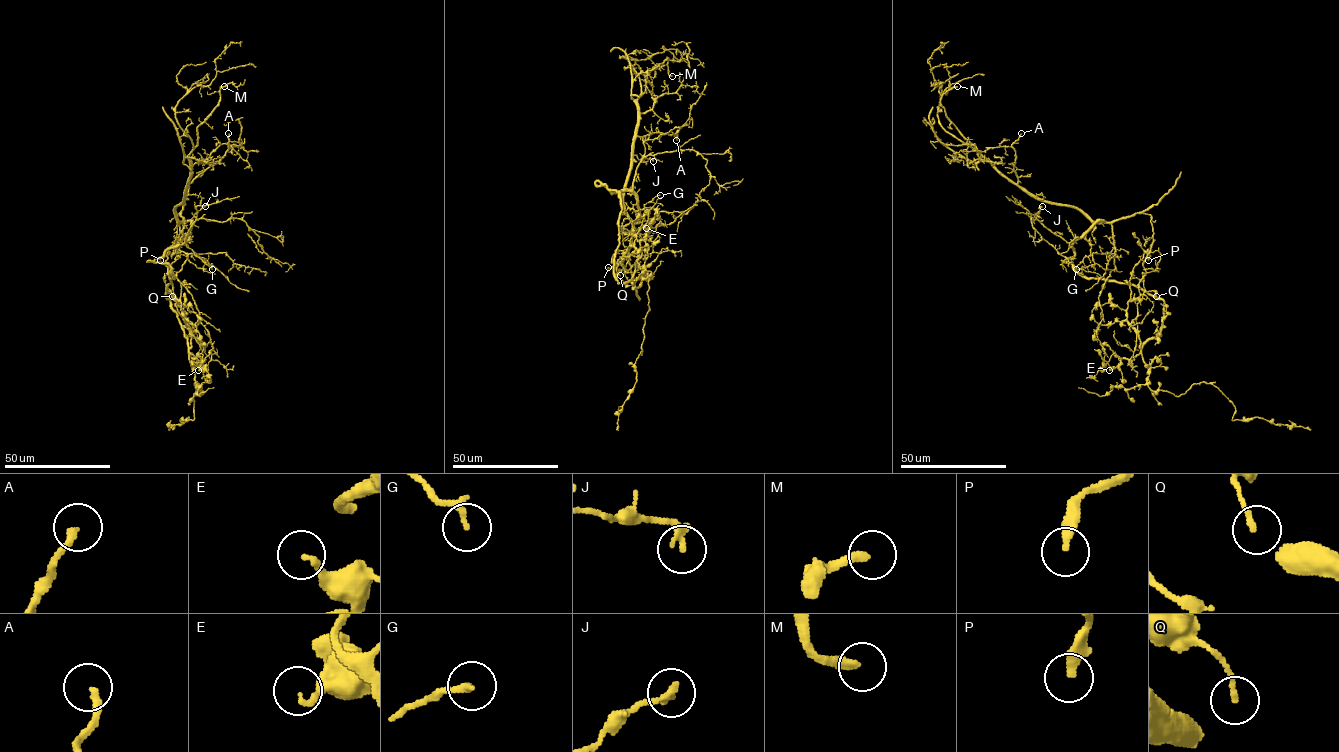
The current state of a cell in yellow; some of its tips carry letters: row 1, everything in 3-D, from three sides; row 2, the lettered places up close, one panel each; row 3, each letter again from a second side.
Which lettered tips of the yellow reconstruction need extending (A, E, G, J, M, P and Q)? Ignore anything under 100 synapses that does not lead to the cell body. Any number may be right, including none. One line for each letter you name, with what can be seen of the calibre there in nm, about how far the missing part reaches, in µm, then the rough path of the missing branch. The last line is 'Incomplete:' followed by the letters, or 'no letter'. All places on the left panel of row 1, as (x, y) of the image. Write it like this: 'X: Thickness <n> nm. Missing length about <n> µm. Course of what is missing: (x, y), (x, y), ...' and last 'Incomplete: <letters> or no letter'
M: Thickness 280 nm. Missing length about 45 µm. Course of what is missing: (224, 86), (275, 80), (292, 102)
Incomplete: M

